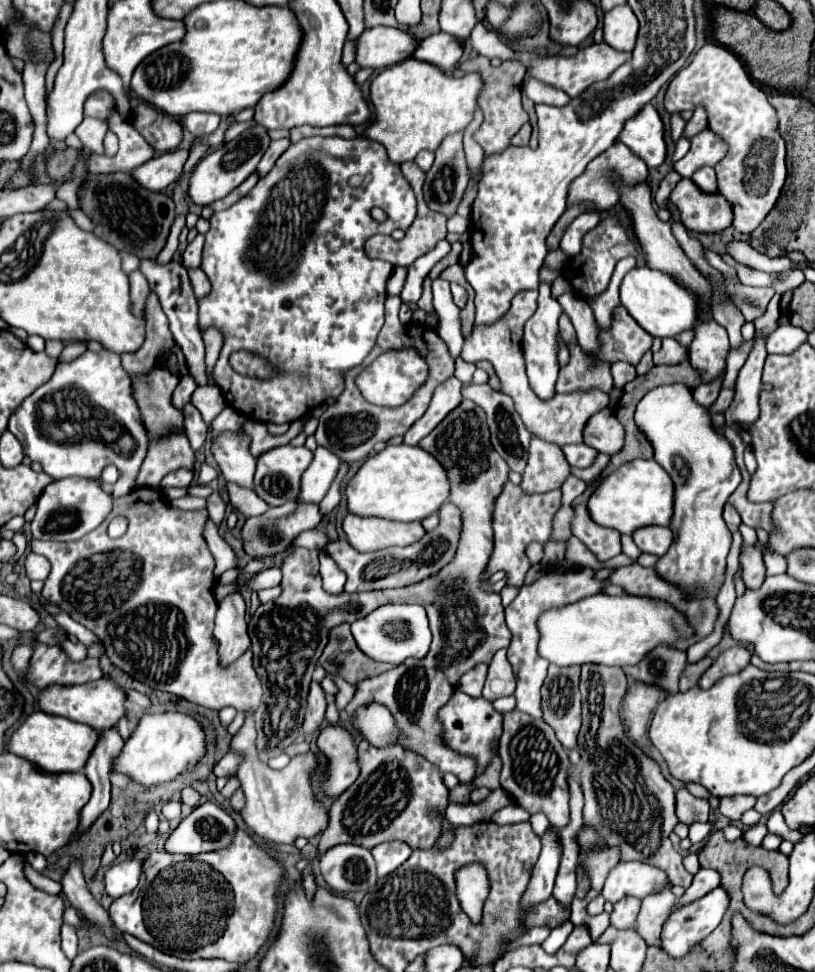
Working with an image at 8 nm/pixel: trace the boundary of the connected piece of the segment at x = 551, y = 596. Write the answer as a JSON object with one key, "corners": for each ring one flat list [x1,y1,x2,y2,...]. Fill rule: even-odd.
{"corners":[[582,567,574,573,542,573,540,579,536,579,532,585,524,585,518,593,518,597,506,607,506,623,512,631,512,643,508,647,508,661,512,663,516,675,518,675,518,687,516,687,516,709,522,713,528,713,532,717,542,717,540,711,540,687,542,681,546,679,546,669,548,661,538,655,538,641,540,641,540,631,538,631,538,617,544,613,548,607,554,605,566,605,574,603,578,599,590,597,600,593,608,581,596,579,596,571,590,567]]}

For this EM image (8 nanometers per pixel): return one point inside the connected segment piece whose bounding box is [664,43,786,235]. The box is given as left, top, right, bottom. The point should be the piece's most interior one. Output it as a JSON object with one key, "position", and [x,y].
{"position":[751,176]}

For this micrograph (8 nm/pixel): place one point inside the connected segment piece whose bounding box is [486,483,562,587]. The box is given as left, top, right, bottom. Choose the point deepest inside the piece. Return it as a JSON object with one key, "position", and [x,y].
{"position":[519,519]}

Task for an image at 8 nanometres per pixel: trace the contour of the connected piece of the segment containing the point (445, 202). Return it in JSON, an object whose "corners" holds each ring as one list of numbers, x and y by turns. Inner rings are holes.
{"corners":[[462,133,448,135,438,151,436,161,426,173,424,199,430,209,444,215,454,215,464,189,468,185,468,167,462,149]]}

